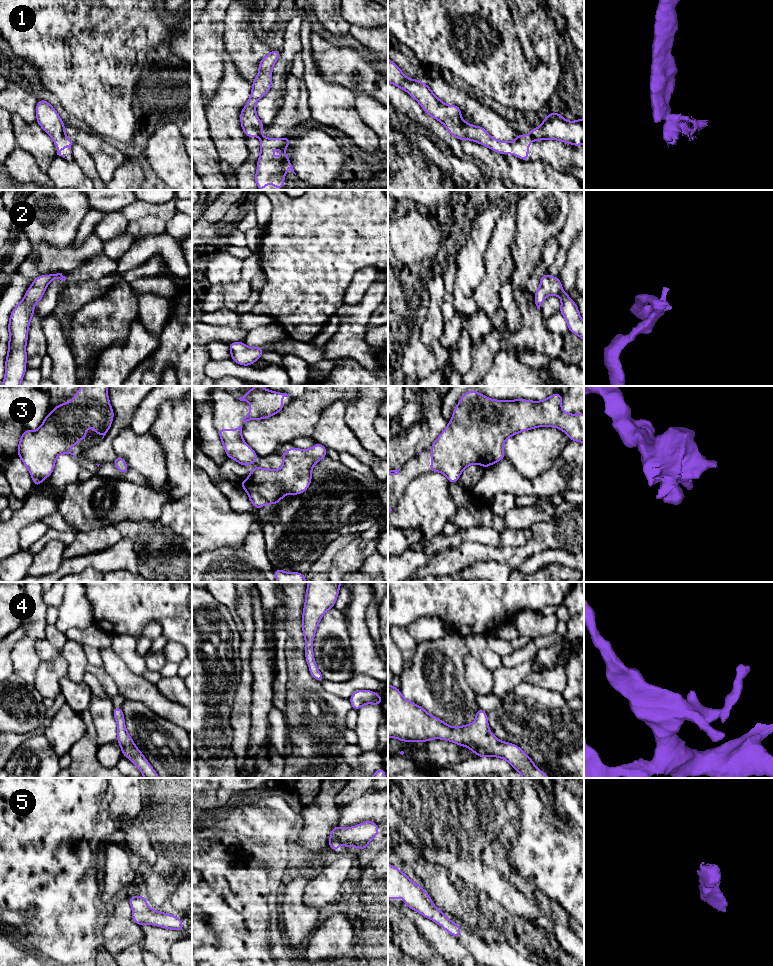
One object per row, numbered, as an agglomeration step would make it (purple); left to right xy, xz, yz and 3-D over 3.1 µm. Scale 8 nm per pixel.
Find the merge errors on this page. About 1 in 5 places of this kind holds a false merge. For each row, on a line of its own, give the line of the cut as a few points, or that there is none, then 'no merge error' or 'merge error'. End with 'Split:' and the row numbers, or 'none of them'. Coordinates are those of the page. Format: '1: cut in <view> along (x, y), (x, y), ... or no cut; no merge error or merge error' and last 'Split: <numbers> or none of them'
1: cut in yz along (528, 136), (531, 140); merge error
2: no cut; no merge error
3: no cut; no merge error
4: no cut; no merge error
5: no cut; no merge error
Split: 1

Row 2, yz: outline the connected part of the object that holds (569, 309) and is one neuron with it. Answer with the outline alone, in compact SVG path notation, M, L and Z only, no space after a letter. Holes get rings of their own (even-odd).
M545 274L540 278L540 287L534 294L535 304L540 310L541 304L547 296L556 295L561 299L561 313L568 325L568 331L579 336L584 341L584 321L581 319L576 303L563 290L559 277Z

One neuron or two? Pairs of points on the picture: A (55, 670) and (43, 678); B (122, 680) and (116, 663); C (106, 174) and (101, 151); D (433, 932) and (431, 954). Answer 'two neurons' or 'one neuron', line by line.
A: one neuron
B: one neuron
C: one neuron
D: two neurons

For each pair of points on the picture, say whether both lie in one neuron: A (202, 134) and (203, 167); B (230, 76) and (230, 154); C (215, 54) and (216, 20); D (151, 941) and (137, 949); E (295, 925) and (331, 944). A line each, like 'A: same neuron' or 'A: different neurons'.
A: same neuron
B: same neuron
C: same neuron
D: different neurons
E: different neurons

